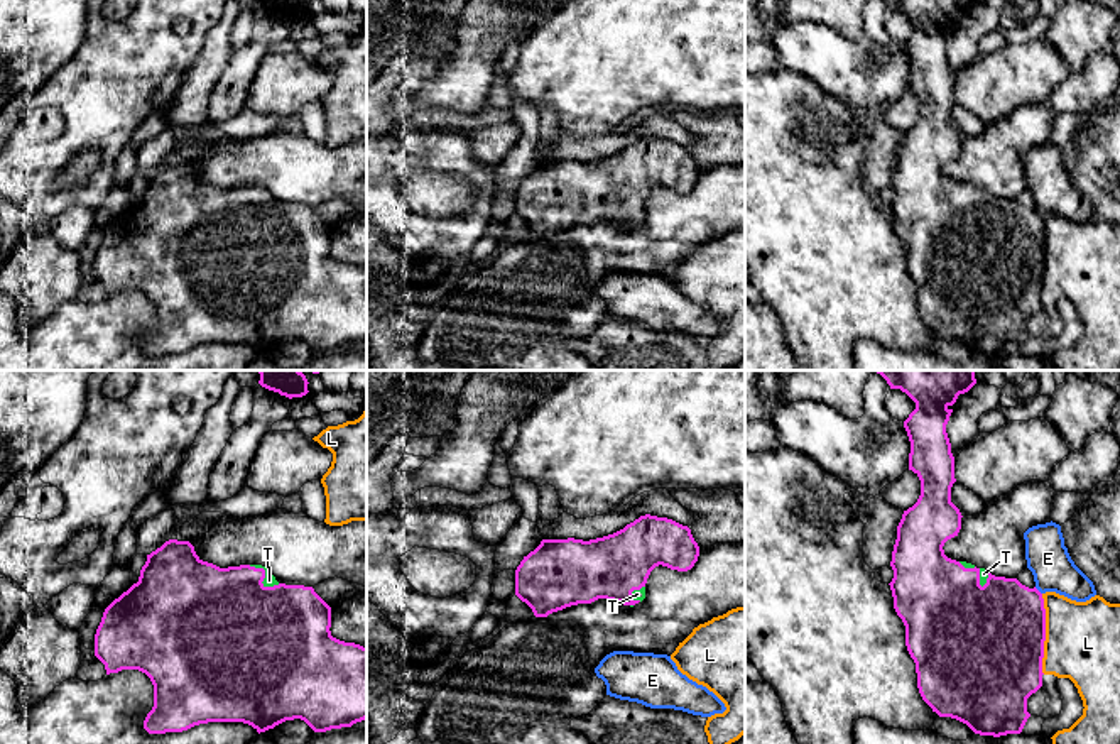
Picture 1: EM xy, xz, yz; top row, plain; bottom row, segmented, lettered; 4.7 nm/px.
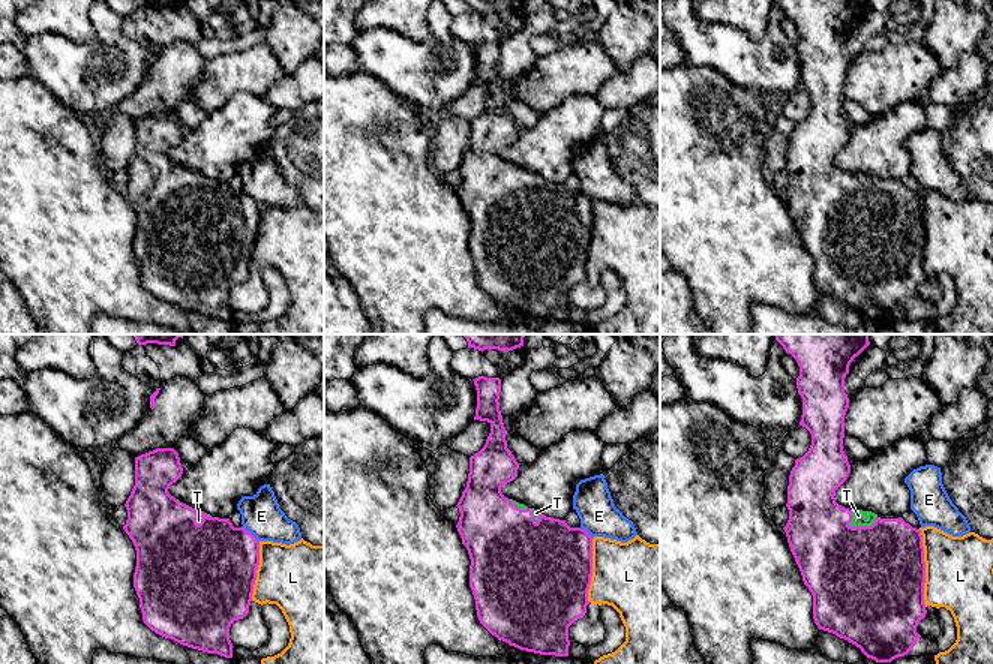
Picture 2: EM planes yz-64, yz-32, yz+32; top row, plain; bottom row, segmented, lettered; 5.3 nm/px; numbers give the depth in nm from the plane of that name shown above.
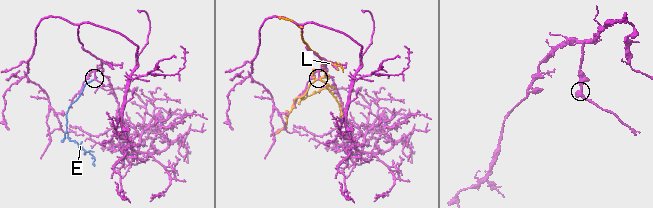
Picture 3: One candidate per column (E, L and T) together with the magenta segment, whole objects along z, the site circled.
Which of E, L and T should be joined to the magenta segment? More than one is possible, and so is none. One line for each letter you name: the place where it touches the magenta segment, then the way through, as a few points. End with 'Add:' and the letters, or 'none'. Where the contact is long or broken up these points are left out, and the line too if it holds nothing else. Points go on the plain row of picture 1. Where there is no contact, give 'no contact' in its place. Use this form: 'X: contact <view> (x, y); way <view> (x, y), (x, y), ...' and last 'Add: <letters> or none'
T: contact xy (264, 198); way xy (227, 235), (264, 198), (269, 202)
Add: T

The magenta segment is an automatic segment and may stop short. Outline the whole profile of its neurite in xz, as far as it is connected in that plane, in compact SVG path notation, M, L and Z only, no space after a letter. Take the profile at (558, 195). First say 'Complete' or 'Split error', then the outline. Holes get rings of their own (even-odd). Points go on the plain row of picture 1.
Split error. M645 135L613 156L590 162L542 161L515 191L515 216L532 230L536 238L547 238L566 228L591 225L598 220L633 228L645 220L645 205L655 188L688 193L698 178L699 167L688 147Z

